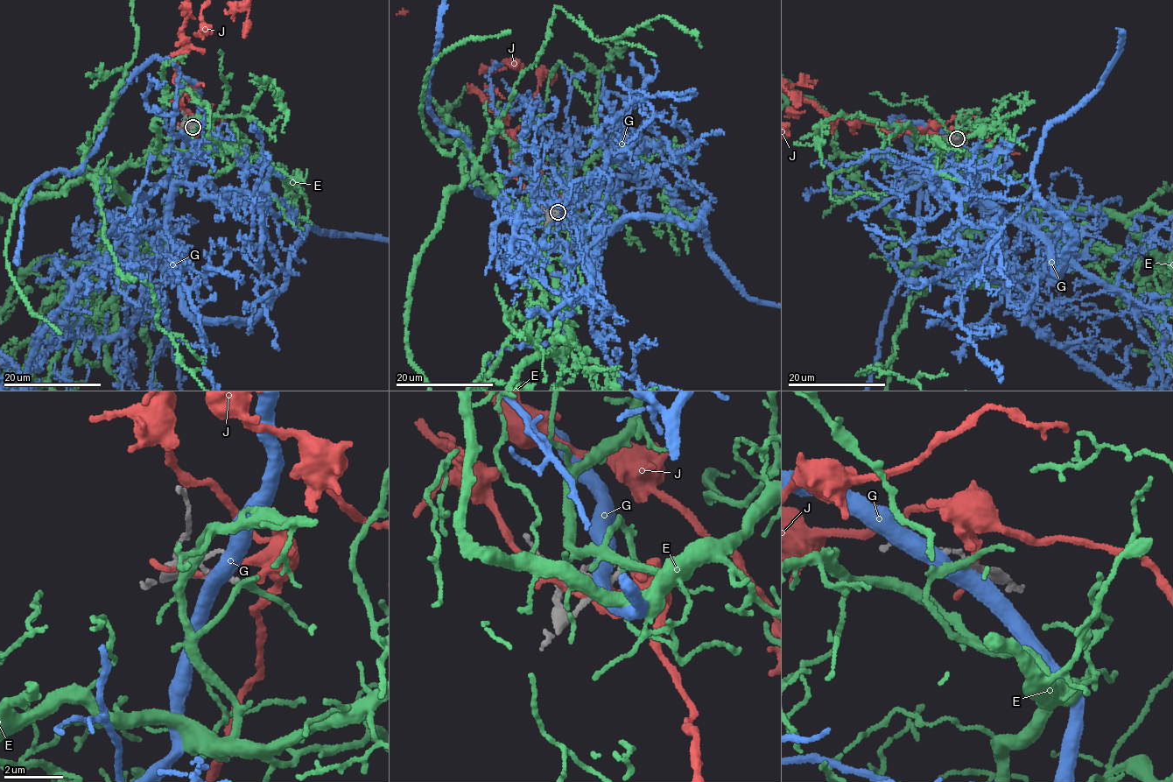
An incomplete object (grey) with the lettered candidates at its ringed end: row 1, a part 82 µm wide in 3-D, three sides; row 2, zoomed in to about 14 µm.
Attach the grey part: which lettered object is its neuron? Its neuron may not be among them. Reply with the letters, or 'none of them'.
E

